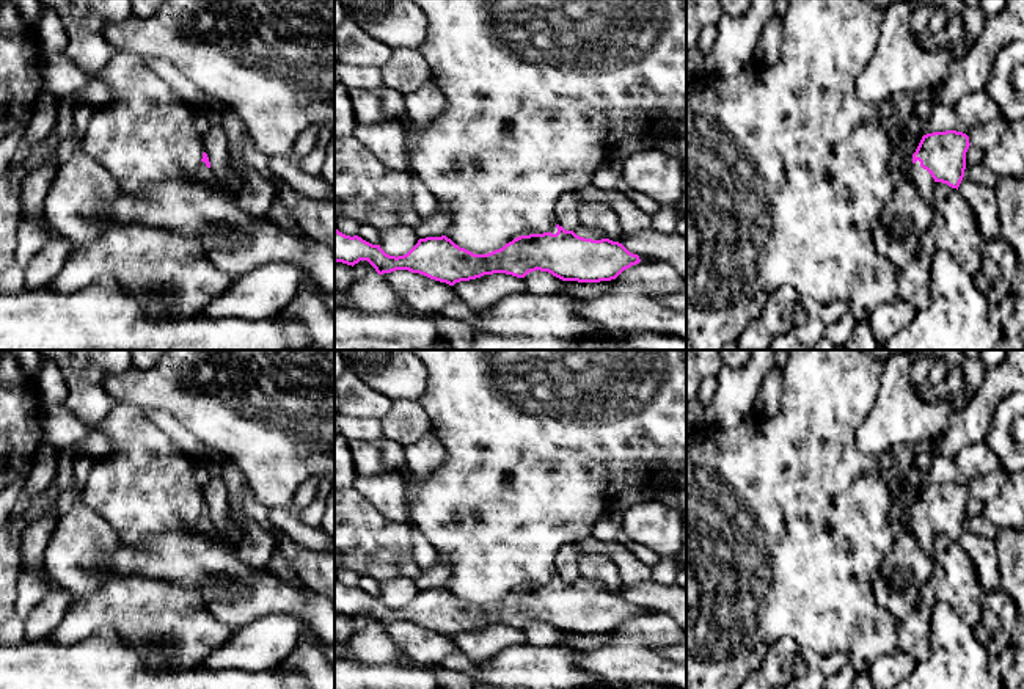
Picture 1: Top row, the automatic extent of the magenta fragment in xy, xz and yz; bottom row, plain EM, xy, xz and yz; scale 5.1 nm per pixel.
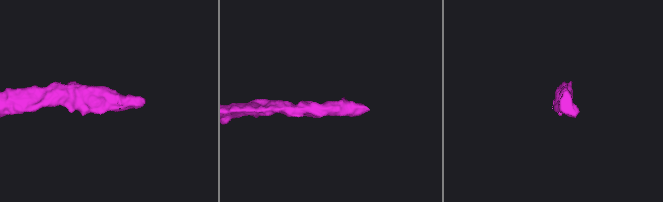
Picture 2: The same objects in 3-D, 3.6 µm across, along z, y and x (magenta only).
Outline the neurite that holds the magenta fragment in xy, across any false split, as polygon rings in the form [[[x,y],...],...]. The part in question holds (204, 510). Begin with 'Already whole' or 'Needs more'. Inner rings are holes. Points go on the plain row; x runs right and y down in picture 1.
Needs more. [[[206,504],[190,535],[203,535],[231,541],[242,562],[253,570],[265,570],[272,552],[280,549],[291,573],[308,590],[313,590],[335,604],[335,554],[302,548],[287,535],[267,532],[254,523],[243,527],[228,510],[223,526],[215,526]]]

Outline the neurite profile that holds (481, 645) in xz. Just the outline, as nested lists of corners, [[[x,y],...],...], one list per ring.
[[[506,625],[484,626],[476,631],[460,632],[454,637],[455,647],[476,665],[488,662],[498,653],[526,643],[523,629]]]

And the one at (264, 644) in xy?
[[[269,614],[236,629],[223,647],[196,664],[207,669],[262,672],[278,667],[297,647],[303,626],[297,617]]]

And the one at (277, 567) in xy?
[[[273,549],[272,559],[264,571],[270,573],[276,579],[287,582],[294,587],[305,589],[302,582],[291,573],[287,562],[280,549]]]

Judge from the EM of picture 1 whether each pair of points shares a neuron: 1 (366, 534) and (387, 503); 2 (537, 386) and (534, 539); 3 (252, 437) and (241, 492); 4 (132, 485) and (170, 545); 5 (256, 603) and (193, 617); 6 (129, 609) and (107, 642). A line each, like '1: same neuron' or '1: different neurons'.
1: different neurons
2: same neuron
3: different neurons
4: different neurons
5: different neurons
6: different neurons

